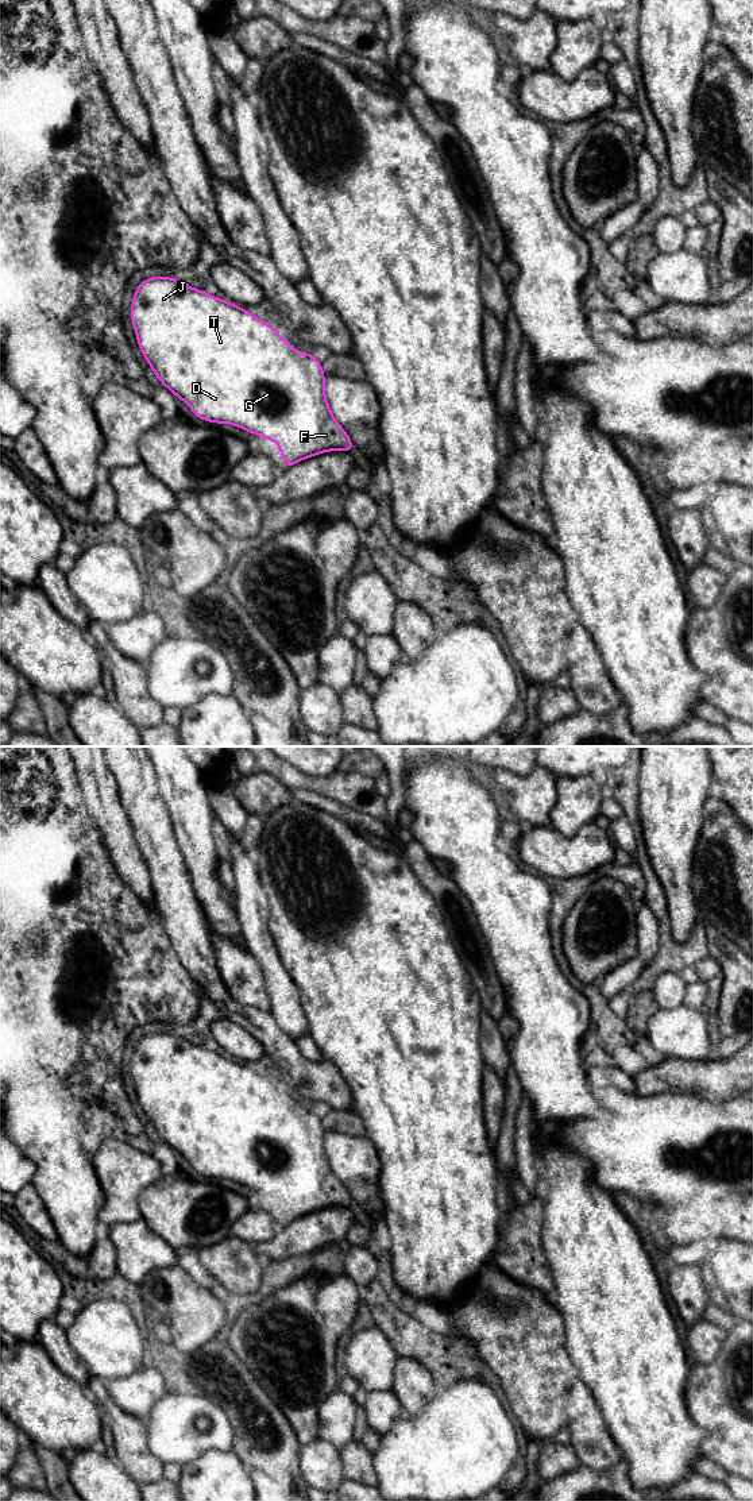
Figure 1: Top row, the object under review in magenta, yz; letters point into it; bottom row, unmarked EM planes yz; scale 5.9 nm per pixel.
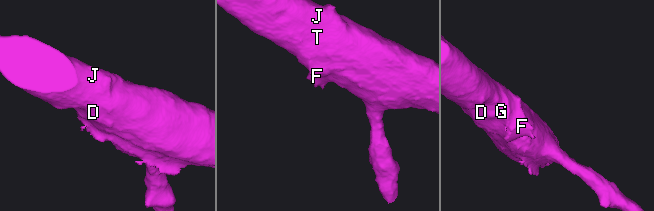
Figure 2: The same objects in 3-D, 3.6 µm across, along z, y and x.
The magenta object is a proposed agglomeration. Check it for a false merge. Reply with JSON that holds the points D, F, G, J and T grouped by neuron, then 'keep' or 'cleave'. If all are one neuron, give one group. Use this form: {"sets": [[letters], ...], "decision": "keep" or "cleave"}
{"sets": [["D", "F", "G", "J", "T"]], "decision": "keep"}

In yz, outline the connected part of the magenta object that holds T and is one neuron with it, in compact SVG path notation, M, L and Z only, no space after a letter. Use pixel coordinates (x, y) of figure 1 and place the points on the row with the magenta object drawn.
M152 277L144 279L135 290L131 305L131 321L135 328L136 340L139 348L151 366L157 378L166 386L174 395L179 397L193 413L208 422L227 422L242 429L248 431L256 436L274 440L283 456L285 467L289 470L297 462L308 459L310 456L324 454L327 451L347 451L352 452L354 444L345 431L335 420L327 401L324 391L325 375L321 363L313 356L313 354L304 354L294 350L271 325L259 320L251 315L247 309L243 309L235 304L223 301L216 296L211 296L204 290L193 289L192 286L170 277Z

